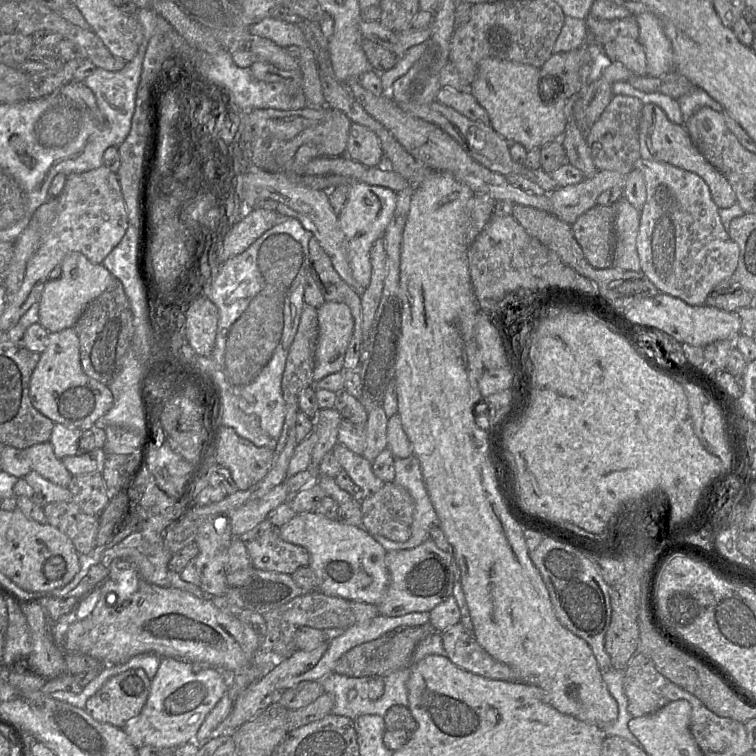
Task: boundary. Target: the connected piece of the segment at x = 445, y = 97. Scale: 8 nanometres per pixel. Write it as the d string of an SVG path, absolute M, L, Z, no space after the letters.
M441 88L436 96L436 101L448 106L472 121L490 125L490 119L486 110L478 103L469 92L458 91L449 88Z

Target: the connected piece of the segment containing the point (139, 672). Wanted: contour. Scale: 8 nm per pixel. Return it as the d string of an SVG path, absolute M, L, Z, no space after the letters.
M142 668L126 670L109 678L85 704L85 711L96 721L123 728L146 703L151 680Z

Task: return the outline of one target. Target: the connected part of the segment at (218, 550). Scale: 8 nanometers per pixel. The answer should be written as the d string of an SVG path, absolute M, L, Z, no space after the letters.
M217 514L206 519L199 526L194 541L198 546L198 554L179 573L180 578L213 596L224 596L227 589L226 562L228 560L228 549L233 538L228 514Z

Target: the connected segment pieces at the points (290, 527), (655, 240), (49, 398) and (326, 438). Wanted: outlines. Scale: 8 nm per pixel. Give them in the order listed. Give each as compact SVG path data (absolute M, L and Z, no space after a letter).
M313 511L296 514L279 528L280 537L307 549L309 567L316 576L317 590L327 596L378 605L389 584L385 564L387 551L362 526L347 525Z
M639 158L634 169L642 172L646 202L640 211L636 241L643 272L660 293L702 306L720 284L728 283L739 261L739 246L724 229L705 181L697 174L667 163Z
M74 327L49 333L47 347L30 379L29 394L33 406L44 416L54 423L78 429L100 423L114 402L110 388L84 372L79 337Z
M336 408L320 409L314 418L314 430L318 441L312 450L312 467L317 468L326 453L338 444L338 429L342 421Z

